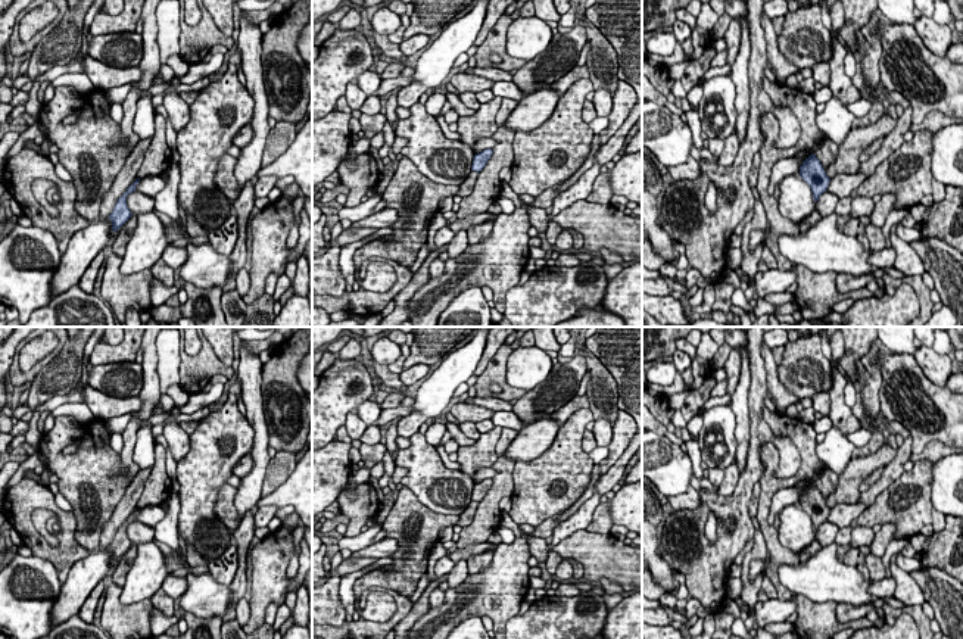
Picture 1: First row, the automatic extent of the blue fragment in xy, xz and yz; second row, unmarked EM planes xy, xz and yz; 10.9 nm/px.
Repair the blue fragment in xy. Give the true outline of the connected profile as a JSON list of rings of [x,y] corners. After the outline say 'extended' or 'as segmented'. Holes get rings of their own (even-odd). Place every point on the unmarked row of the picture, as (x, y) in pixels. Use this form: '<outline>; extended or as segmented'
[[[152,467],[137,473],[118,502],[110,520],[102,527],[99,549],[109,548],[112,551],[112,561],[118,561],[133,545],[127,536],[127,526],[135,521],[135,515],[140,511],[137,502],[143,493],[150,471]]]; extended

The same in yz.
[[[826,467],[816,473],[814,481],[800,496],[800,505],[810,515],[814,532],[828,520],[830,508],[826,499],[836,486],[838,474]]]; extended

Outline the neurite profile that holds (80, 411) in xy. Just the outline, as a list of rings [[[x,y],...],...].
[[[68,402],[63,405],[59,405],[52,411],[52,415],[56,417],[65,417],[65,415],[72,415],[78,423],[85,424],[96,417],[93,412],[88,409],[85,403],[81,402]]]

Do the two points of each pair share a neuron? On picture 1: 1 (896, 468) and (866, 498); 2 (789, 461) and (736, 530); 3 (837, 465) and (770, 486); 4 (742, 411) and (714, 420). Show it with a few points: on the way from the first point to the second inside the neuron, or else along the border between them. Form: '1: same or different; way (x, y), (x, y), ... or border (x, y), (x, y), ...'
1: same; way (888, 476), (873, 491)
2: same; way (766, 439), (754, 448), (754, 468), (739, 499)
3: different; border (816, 445), (816, 457), (819, 460)
4: different; border (729, 405), (735, 420), (736, 448)

